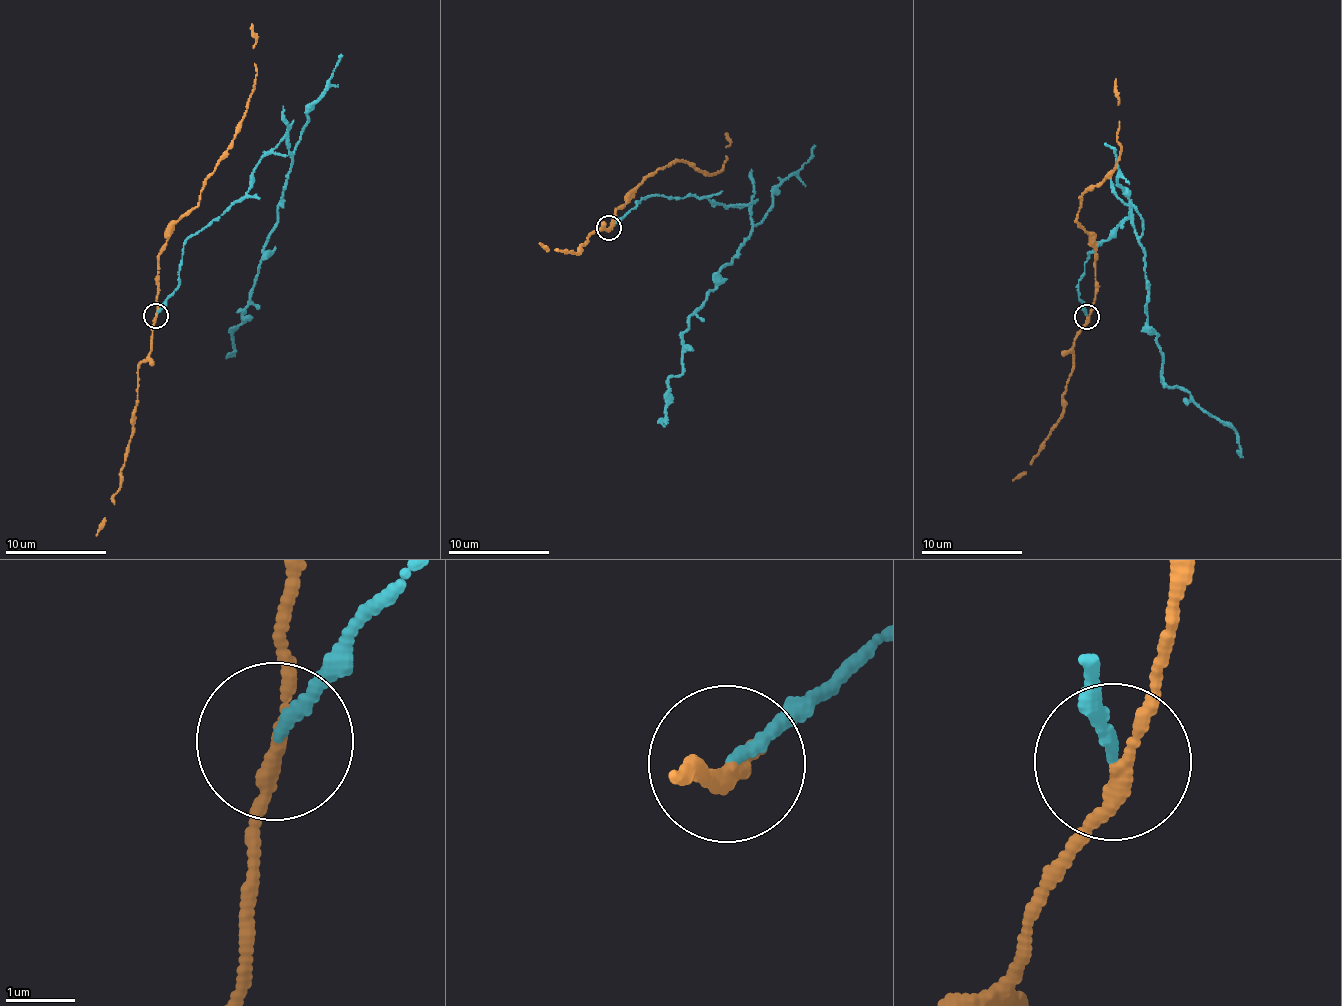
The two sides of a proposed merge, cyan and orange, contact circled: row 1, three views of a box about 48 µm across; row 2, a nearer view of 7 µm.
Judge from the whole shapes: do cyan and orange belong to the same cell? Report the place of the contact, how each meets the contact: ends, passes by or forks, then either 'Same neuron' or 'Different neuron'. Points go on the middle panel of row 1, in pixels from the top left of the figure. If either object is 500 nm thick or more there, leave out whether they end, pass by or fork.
Place: (609, 227). At the ring cyan ends. At the ring orange passes by. Different neuron

